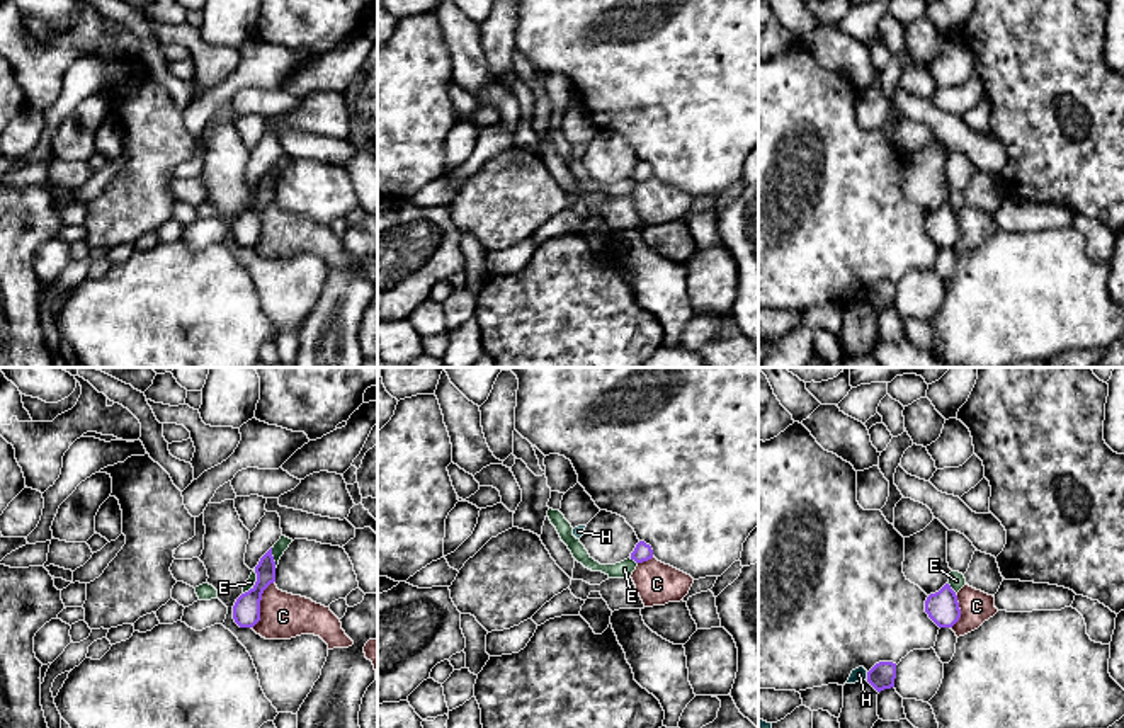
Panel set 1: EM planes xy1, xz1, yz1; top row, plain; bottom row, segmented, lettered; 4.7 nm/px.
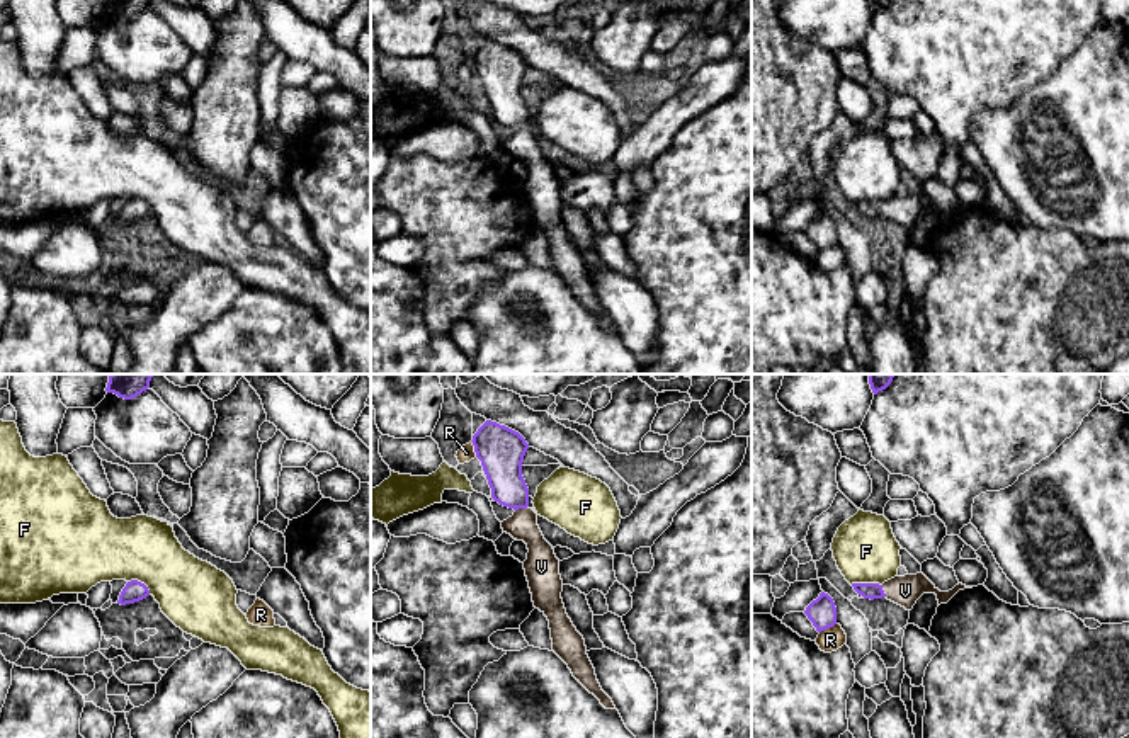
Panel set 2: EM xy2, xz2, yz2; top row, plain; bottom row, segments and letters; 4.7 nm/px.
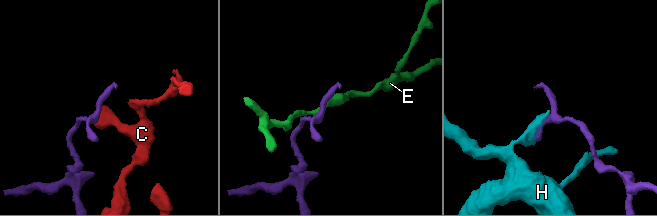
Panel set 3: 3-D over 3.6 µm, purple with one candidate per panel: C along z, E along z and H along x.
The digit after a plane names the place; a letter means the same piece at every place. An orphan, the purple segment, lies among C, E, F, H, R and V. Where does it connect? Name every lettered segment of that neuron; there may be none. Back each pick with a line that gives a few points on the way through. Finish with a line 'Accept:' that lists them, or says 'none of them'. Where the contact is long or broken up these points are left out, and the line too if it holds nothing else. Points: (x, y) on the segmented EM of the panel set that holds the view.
V: across xz2 (502, 458), (505, 482), (521, 507), (522, 526)
Accept: V

